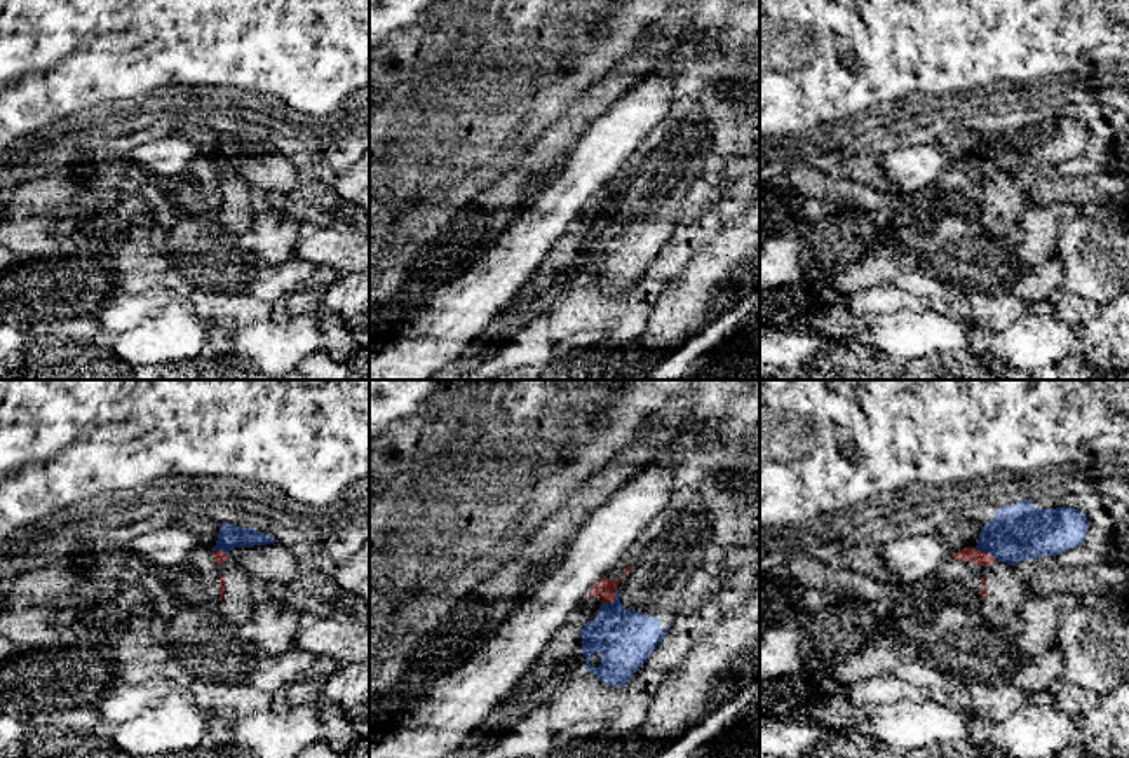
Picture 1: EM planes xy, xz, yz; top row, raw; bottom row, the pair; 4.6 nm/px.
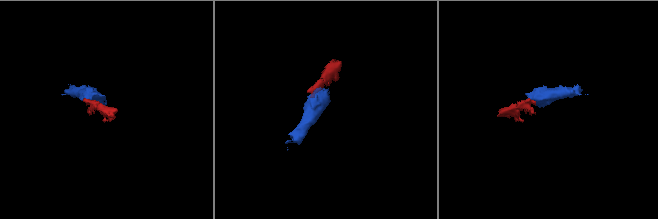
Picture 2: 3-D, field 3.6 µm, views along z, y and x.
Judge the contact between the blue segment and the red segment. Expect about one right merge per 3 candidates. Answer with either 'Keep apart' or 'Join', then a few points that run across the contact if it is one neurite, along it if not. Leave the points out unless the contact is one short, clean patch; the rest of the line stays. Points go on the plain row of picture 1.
Keep apart. Line: xz (615, 197), (615, 206), (603, 215)

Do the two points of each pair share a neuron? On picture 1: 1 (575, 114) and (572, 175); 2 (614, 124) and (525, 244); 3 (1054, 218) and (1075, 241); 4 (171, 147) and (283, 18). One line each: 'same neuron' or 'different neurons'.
1: different neurons
2: same neuron
3: different neurons
4: different neurons

